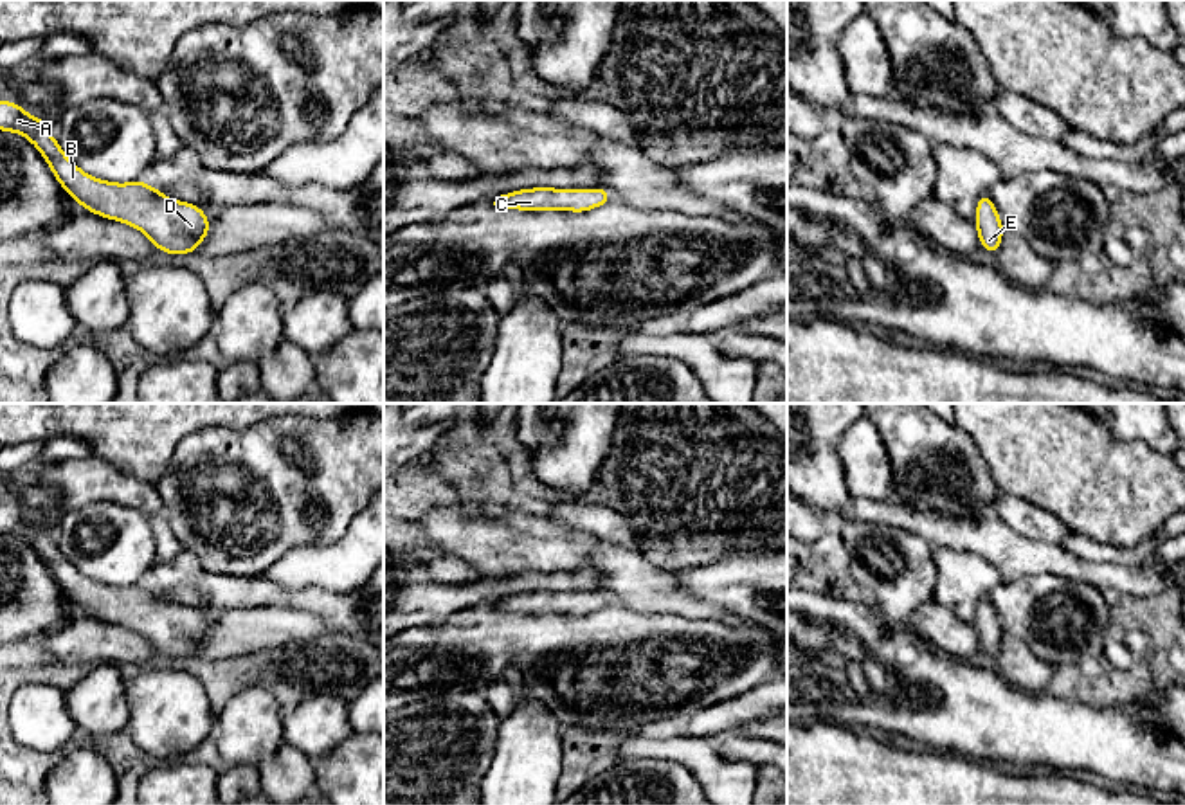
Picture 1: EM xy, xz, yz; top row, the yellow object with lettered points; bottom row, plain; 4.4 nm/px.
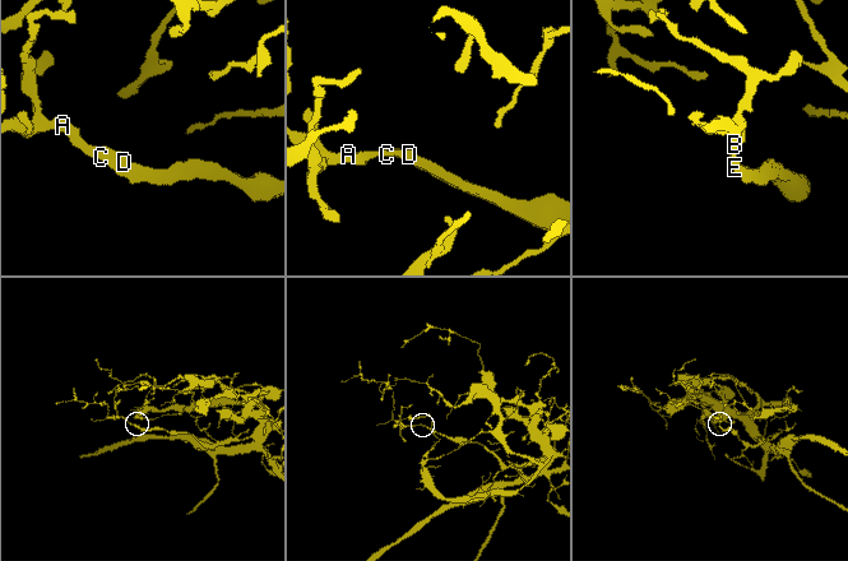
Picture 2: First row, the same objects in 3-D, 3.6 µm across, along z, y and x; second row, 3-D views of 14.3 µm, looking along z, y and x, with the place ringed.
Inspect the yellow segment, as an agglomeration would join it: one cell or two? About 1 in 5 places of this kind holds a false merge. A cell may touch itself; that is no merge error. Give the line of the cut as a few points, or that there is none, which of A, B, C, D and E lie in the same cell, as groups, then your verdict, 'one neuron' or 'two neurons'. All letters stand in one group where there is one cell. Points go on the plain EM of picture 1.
no cut | A B C D E | one neuron

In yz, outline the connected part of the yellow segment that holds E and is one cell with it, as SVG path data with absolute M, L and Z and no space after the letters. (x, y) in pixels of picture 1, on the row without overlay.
M983 596L976 605L974 629L980 638L980 650L987 652L992 659L998 659L1000 645L1005 636L1000 618L989 600Z

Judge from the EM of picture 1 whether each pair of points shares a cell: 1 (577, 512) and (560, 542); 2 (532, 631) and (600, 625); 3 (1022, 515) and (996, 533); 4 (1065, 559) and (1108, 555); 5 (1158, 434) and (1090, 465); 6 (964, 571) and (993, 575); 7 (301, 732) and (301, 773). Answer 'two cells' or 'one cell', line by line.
1: two cells
2: one cell
3: two cells
4: two cells
5: two cells
6: one cell
7: two cells

